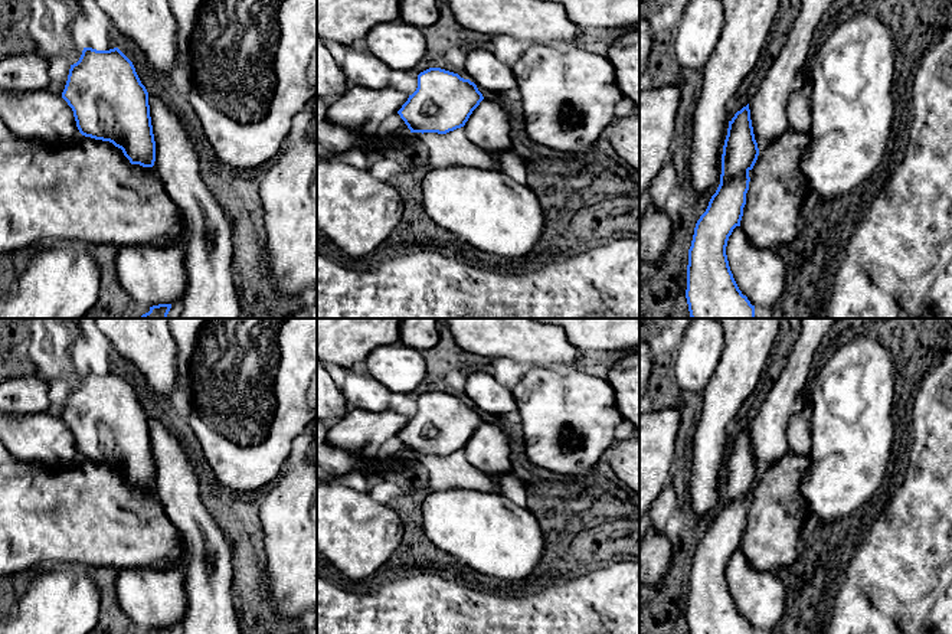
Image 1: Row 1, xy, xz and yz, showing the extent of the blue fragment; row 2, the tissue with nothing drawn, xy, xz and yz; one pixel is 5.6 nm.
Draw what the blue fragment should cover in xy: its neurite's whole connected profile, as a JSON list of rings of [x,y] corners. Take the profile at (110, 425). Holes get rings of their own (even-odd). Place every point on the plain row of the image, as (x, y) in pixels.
[[[84,370],[79,383],[71,388],[62,421],[72,431],[82,458],[112,465],[122,473],[131,487],[154,488],[156,464],[148,415],[133,385],[118,370],[109,373]]]

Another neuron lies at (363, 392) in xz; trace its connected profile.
[[[351,370],[338,389],[347,405],[353,409],[383,412],[390,408],[392,392],[370,375],[362,375]]]

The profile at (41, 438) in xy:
[[[48,411],[0,414],[0,442],[20,461],[50,470],[76,468],[82,461],[72,431]]]

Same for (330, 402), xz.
[[[317,360],[317,421],[346,415],[347,402],[323,363]]]

